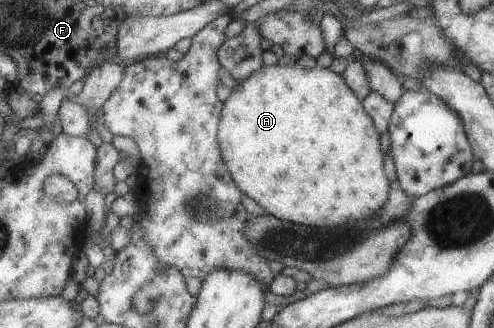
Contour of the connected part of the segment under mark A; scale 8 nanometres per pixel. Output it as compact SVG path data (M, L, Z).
M265 66L225 102L220 141L231 174L243 192L270 215L306 227L336 227L372 218L388 200L393 184L384 171L381 136L363 102L341 75L329 68Z

